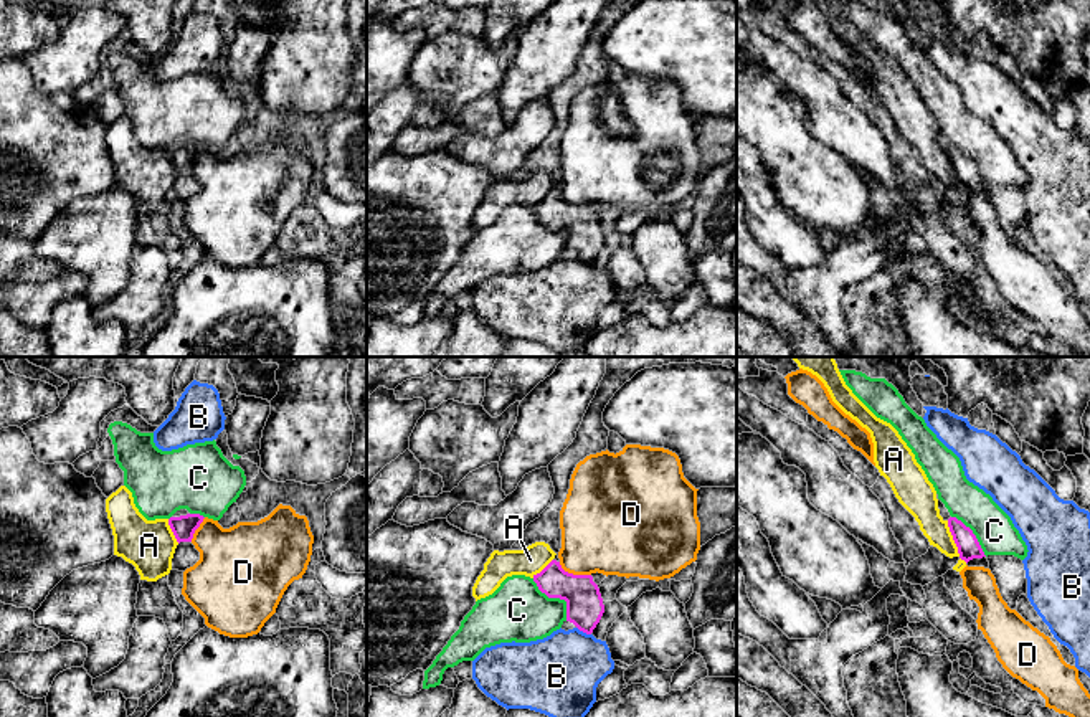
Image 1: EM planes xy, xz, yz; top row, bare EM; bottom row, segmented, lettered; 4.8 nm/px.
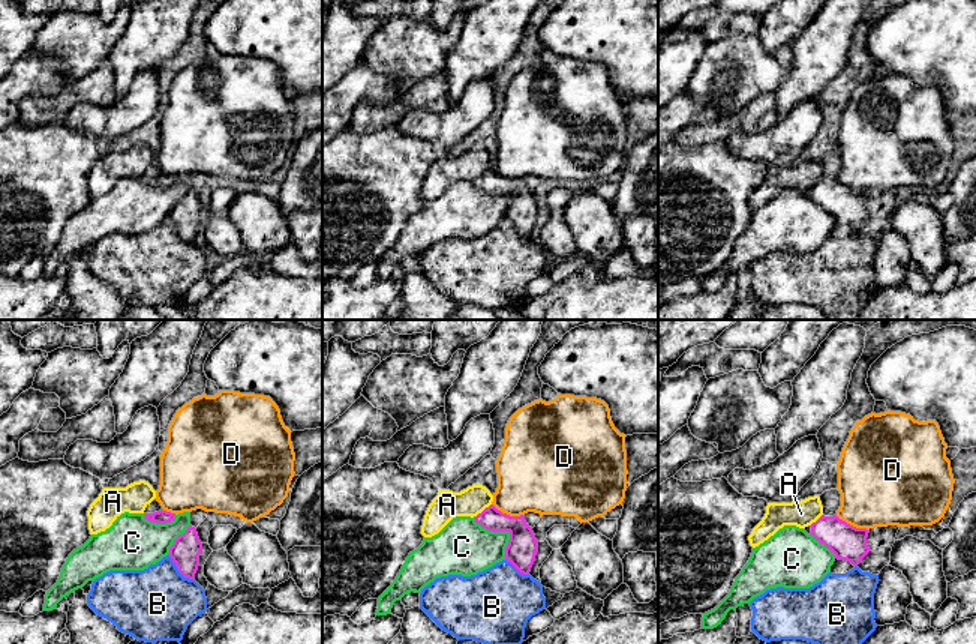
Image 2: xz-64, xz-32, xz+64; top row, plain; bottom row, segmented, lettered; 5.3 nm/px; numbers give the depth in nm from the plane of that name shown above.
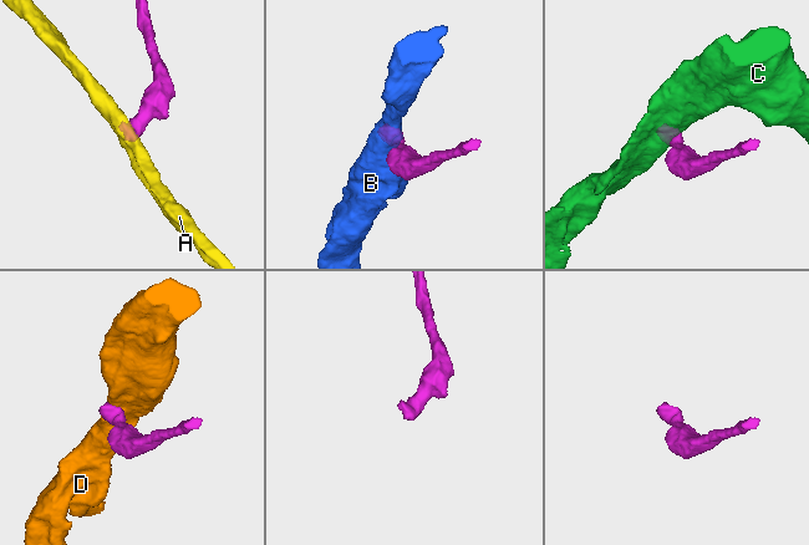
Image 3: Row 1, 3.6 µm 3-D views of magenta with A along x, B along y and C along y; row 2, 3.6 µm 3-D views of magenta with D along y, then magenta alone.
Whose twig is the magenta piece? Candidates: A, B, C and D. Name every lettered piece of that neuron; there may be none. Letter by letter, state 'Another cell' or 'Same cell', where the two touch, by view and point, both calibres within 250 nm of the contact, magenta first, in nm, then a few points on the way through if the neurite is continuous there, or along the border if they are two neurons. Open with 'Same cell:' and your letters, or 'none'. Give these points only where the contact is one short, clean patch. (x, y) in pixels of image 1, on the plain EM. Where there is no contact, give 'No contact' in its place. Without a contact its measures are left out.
Same cell: none
A: Another cell. Touches magenta at yz (955, 172). Thickness 110 nm (magenta) against 150 nm. Boundary: yz (947, 151), (957, 182), (966, 192)
B: Another cell. Touches magenta at xz (583, 261). Thickness 180 nm (magenta) against 380 nm
C: Another cell. Touches magenta at xz (557, 227). Thickness 180 nm (magenta) against 300 nm. Boundary: xz (532, 208), (549, 227), (559, 227), (565, 232), (567, 250)
D: Another cell. Touches magenta at xz (572, 204). Thickness 180 nm (magenta) against 380 nm. Boundary: xz (559, 192), (568, 202), (590, 205)

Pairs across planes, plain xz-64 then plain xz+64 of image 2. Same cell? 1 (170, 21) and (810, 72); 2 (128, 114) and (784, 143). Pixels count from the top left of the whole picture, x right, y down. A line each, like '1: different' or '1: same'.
1: same
2: same

